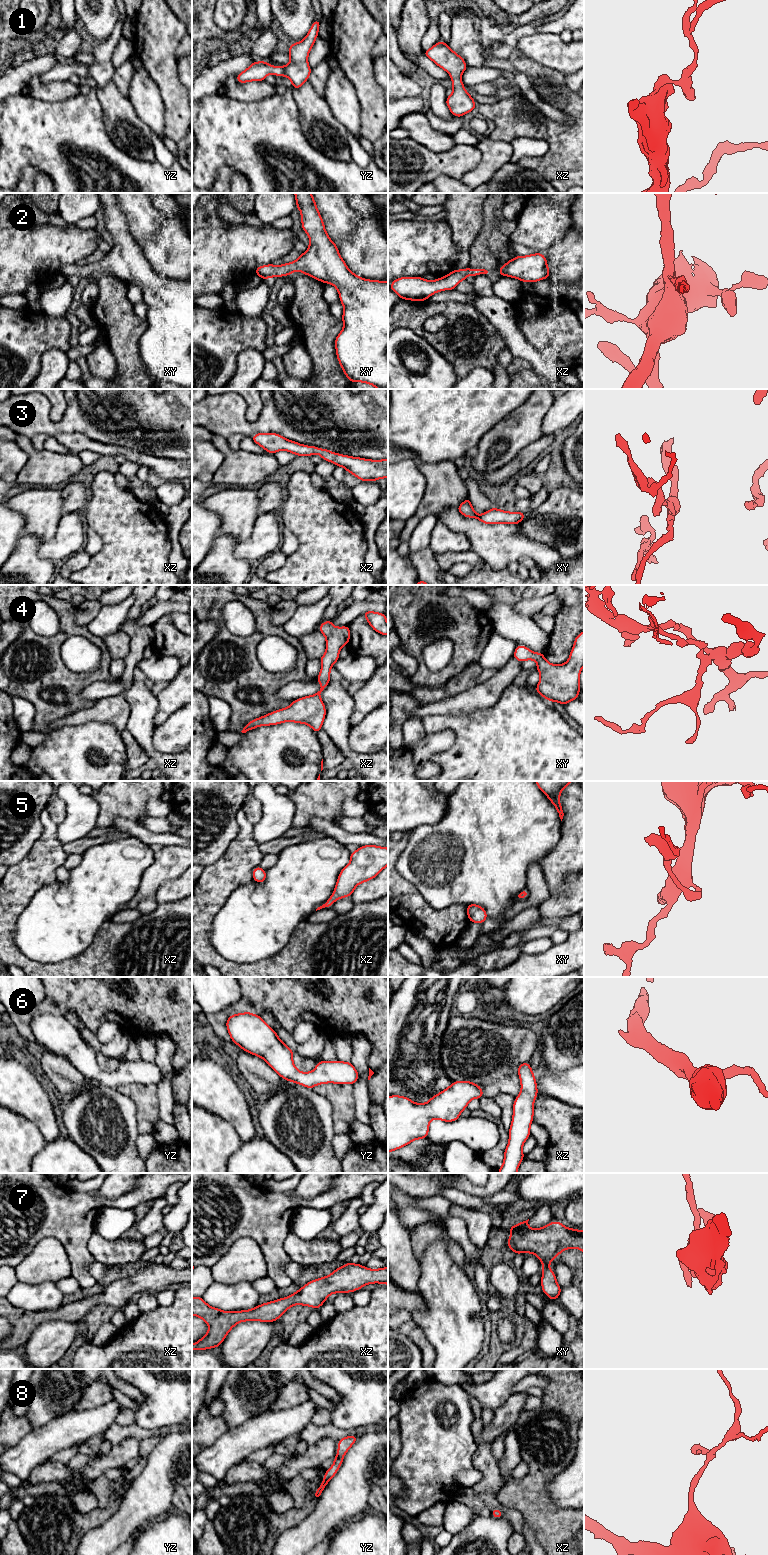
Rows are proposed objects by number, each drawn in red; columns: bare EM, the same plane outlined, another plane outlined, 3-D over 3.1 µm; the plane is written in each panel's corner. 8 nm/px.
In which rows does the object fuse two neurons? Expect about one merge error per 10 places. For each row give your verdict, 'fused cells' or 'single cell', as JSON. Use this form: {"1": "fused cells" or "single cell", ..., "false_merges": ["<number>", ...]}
{"1": "single cell", "2": "single cell", "3": "single cell", "4": "single cell", "5": "single cell", "6": "single cell", "7": "single cell", "8": "single cell", "false_merges": []}

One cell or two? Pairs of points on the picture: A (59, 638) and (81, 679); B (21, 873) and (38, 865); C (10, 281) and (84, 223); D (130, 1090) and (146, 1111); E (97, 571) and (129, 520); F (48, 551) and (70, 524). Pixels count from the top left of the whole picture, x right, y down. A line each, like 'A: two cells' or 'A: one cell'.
A: one cell
B: one cell
C: two cells
D: one cell
E: one cell
F: one cell

